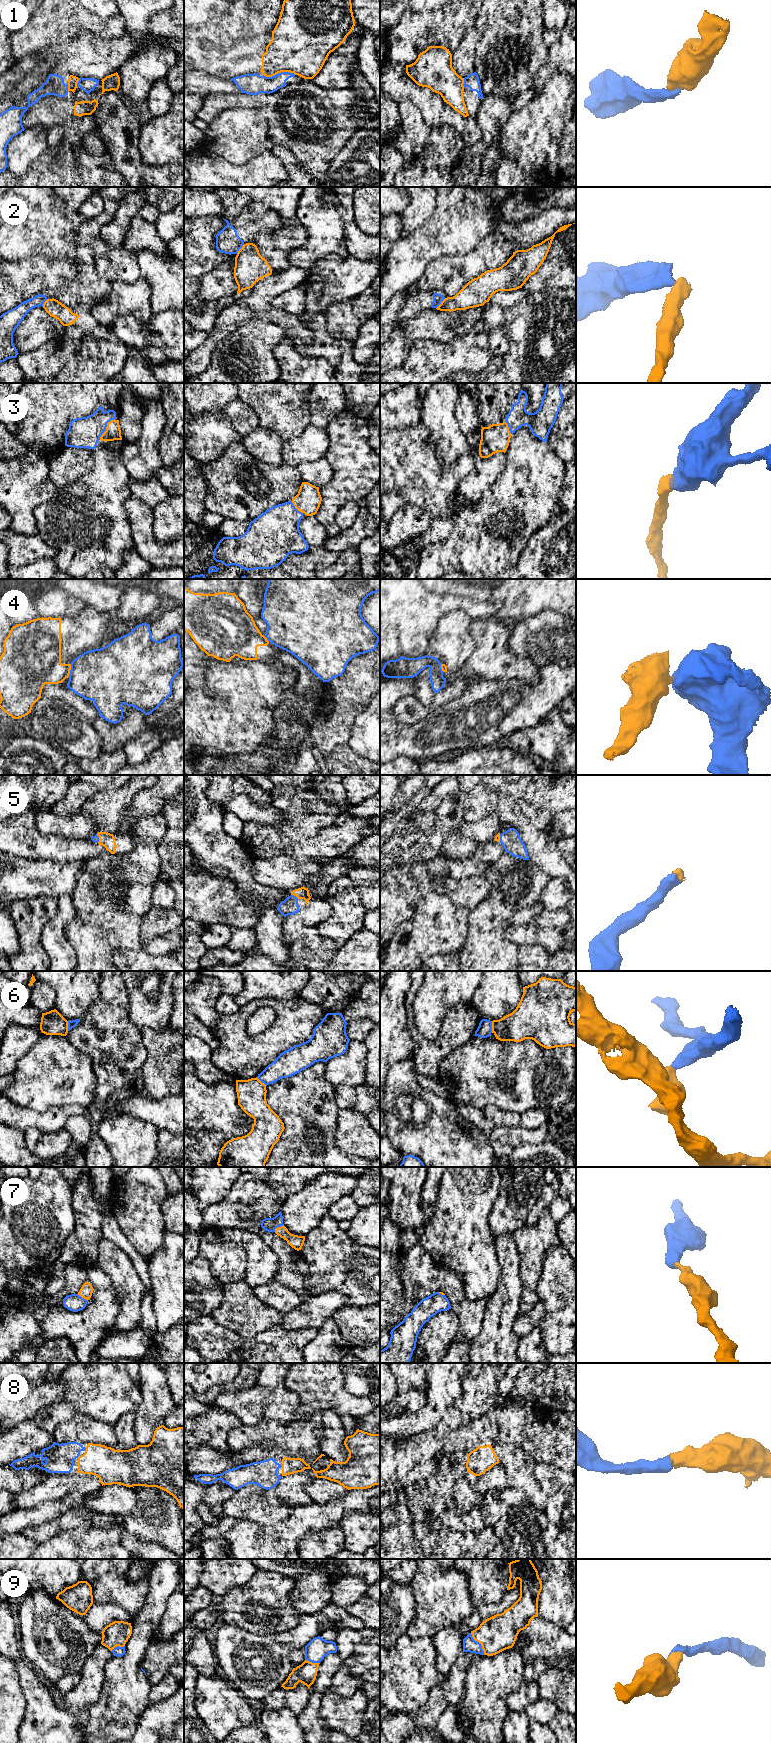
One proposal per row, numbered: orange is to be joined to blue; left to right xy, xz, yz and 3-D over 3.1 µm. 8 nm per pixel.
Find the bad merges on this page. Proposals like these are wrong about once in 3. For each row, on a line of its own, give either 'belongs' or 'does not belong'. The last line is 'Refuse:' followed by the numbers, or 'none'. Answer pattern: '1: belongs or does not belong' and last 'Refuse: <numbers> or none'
1: belongs
2: does not belong
3: belongs
4: does not belong
5: belongs
6: does not belong
7: belongs
8: belongs
9: belongs
Refuse: 2, 4, 6

